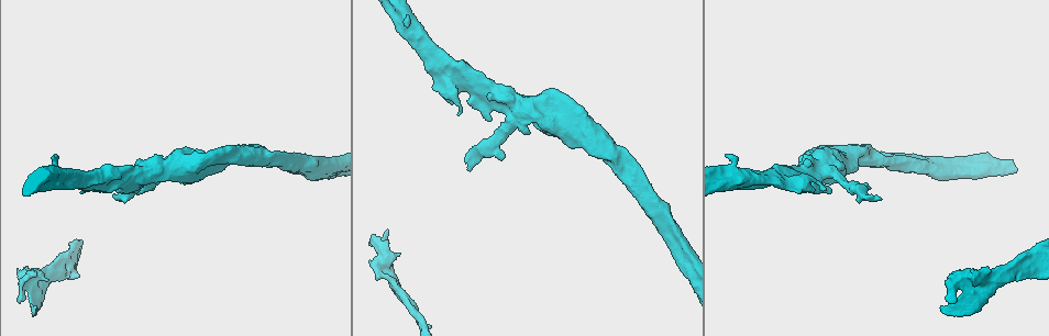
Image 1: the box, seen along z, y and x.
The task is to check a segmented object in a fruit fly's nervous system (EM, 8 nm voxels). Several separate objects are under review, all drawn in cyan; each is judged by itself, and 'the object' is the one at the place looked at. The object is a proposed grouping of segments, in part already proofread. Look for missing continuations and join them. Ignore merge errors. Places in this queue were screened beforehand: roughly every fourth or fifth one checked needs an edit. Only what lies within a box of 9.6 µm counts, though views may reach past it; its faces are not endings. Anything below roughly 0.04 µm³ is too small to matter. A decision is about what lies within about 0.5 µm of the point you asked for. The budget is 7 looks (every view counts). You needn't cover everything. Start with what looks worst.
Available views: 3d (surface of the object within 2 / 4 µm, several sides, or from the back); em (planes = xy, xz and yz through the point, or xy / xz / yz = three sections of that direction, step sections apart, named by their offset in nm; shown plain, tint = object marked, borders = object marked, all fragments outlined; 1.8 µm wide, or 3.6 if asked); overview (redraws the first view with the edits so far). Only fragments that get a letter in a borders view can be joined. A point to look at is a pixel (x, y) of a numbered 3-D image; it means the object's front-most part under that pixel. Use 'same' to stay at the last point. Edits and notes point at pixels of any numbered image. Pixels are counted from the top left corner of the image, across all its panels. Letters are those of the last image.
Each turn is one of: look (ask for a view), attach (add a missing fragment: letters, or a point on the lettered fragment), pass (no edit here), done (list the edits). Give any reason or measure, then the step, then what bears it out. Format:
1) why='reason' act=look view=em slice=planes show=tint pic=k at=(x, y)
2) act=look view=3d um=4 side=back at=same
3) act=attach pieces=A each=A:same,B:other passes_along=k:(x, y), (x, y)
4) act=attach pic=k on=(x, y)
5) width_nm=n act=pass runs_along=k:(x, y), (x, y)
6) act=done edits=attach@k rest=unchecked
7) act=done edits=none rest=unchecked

why='arms run side by side' act=look view=em slice=planes show=borders pic=1 at=(55, 267)

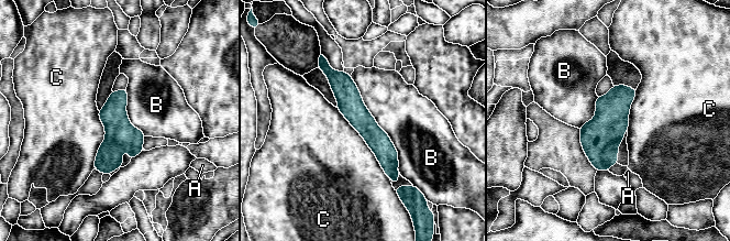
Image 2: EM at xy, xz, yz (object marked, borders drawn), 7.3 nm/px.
act=pass each=A:other,B:other,C:other found='no lettered fragment goes on from it'

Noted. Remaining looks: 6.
why='end of a long branch' act=look view=3d um=4 pic=1 at=(882, 199)

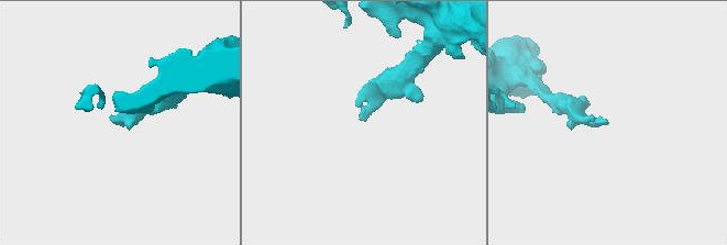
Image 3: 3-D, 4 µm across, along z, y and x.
act=look view=em slice=planes show=plain pic=3 at=(361, 118)

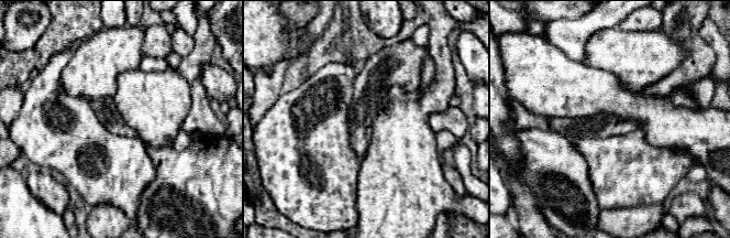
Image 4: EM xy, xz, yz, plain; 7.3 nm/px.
why='what lies round it' act=look view=em slice=planes show=borders at=same

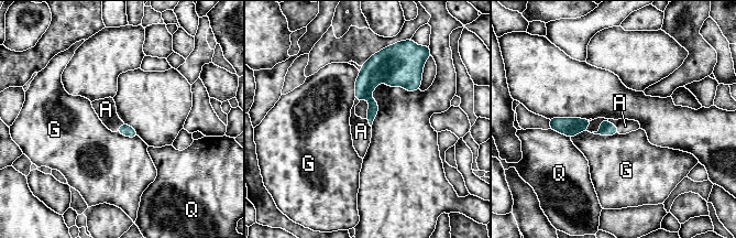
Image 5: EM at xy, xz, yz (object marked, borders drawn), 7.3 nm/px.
act=attach pieces=A each=A:same,G:other,Q:other passes_along=5:(606, 129), (614, 126), (625, 126) found='it goes on there'

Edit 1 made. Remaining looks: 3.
why='see it whole again' act=look view=overview

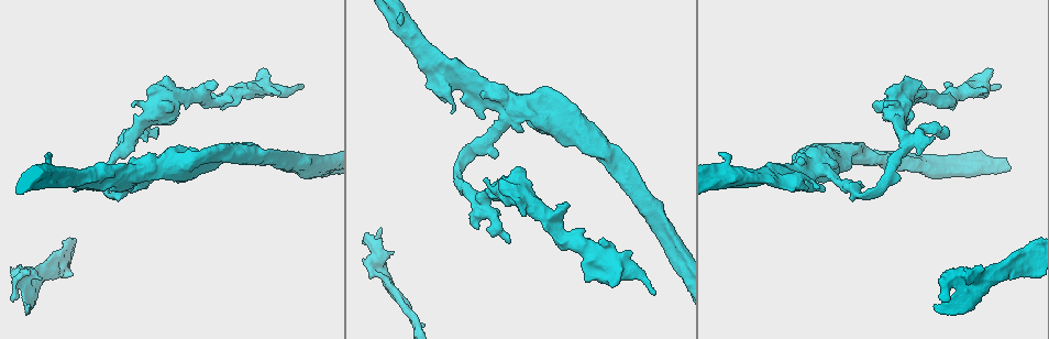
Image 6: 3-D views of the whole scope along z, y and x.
act=look view=em slice=xy step=16 show=tint pic=6 at=(496, 193)

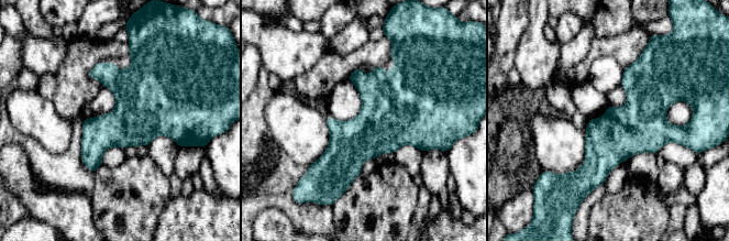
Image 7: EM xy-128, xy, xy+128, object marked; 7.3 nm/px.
act=look view=em slice=planes show=borders at=same

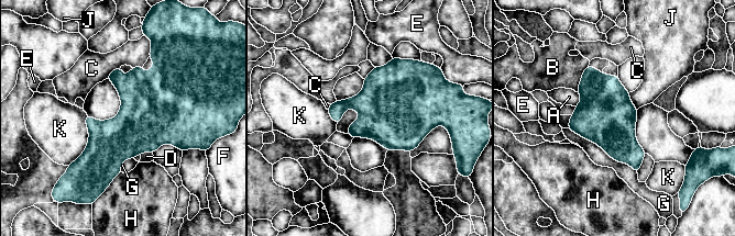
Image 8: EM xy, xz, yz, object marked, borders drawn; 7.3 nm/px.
longest_contact=G:600nm act=pass each=A:other,B:other,C:other,D:other,E:other,F:other,G:other,H:other,J:other,K:other border=8:(628, 92), (631, 102), (637, 109) found='no lettered fragment goes on from it'

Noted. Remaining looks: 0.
act=done edits=attach@5 rest=unchecked

